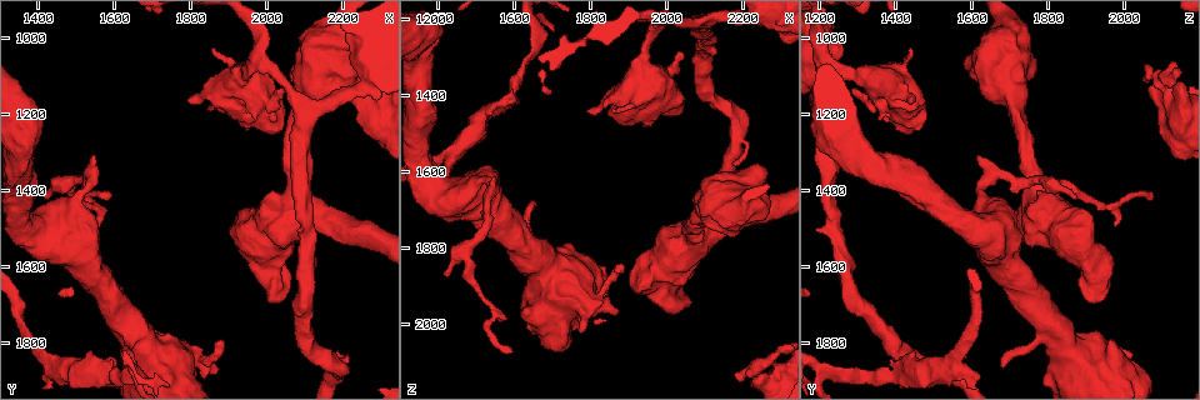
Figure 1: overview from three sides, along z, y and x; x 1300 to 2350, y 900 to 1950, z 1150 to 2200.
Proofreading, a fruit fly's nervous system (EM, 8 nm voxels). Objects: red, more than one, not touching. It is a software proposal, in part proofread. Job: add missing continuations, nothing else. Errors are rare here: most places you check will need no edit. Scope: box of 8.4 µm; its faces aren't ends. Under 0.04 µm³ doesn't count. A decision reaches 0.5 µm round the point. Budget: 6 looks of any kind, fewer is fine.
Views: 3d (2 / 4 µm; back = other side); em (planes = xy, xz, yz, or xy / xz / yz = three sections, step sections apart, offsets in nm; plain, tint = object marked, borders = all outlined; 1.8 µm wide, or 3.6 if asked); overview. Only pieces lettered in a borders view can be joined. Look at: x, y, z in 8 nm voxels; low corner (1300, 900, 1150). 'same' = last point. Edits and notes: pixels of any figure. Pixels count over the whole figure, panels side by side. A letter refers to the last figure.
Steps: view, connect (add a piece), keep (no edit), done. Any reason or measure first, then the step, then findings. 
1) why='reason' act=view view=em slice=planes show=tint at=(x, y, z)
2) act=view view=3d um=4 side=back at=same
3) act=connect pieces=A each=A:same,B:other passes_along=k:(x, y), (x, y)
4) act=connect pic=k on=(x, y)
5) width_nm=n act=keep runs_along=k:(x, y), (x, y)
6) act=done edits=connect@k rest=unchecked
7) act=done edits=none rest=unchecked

why='free end' act=view view=em slice=xy step=16 show=tint at=(1545, 1835, 1420)

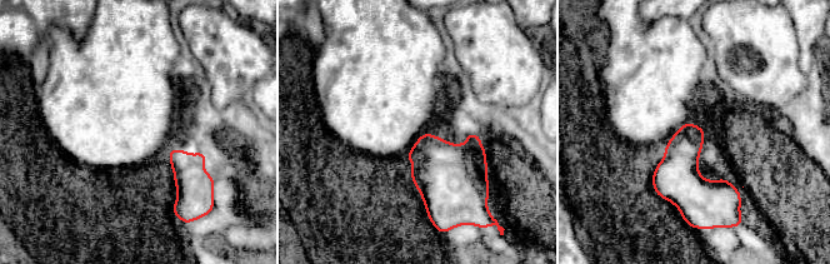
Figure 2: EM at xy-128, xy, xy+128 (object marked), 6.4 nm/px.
act=view view=em slice=planes show=borders at=same

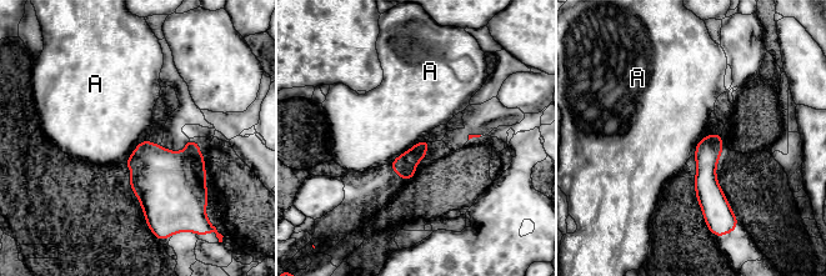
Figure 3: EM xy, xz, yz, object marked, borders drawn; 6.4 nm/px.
act=keep each=A:other runs_along=3:(716, 136), (707, 151), (710, 212) found='none of them fits'

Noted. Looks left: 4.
why='free end' act=view view=3d um=4 at=(2030, 1135, 1285)

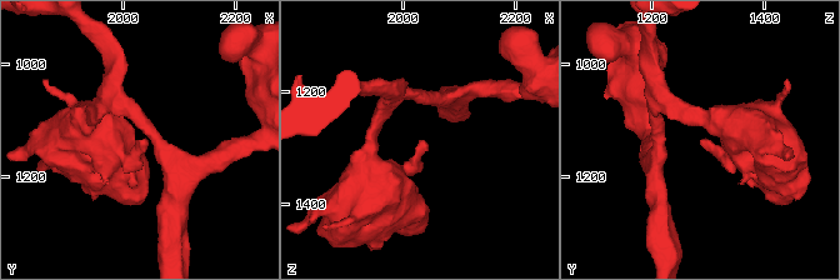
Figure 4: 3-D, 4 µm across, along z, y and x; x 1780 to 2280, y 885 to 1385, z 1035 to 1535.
act=view view=em slice=planes show=borders at=(2035, 1135, 1280)

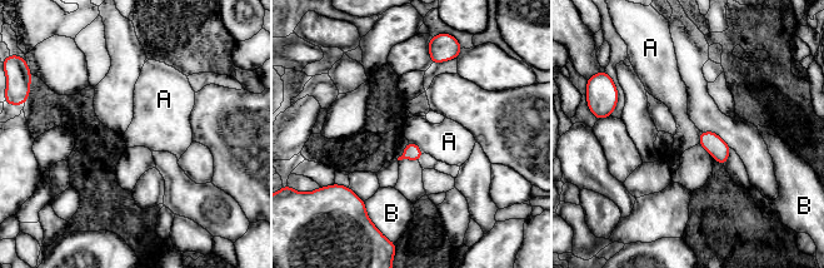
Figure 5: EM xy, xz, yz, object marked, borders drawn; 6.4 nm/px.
width_nm=110 act=keep each=A:other,B:other border=5:(409, 140), (423, 153) found='none of them fits'

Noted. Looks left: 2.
why='free end' act=view view=3d um=2 side=back at=(2175, 1085, 2130)

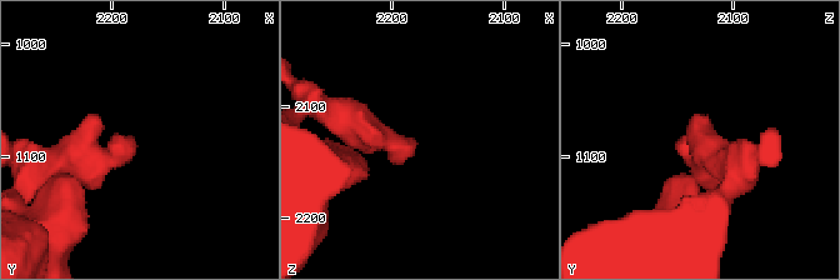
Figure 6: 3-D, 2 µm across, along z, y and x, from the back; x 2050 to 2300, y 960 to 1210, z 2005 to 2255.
why='now the EM' act=view view=em slice=yz step=16 show=borders at=(2180, 1086, 2130)

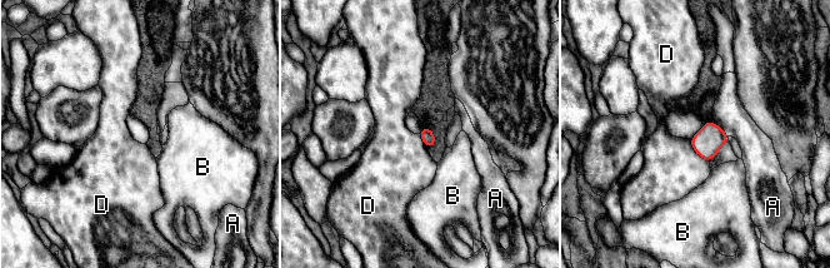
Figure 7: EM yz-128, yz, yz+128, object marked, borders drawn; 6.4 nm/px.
act=keep each=A:other,B:other,D:other border=7:(689, 139), (693, 149), (709, 162) found='none of them fits'

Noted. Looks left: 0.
act=done edits=none rest=unchecked

